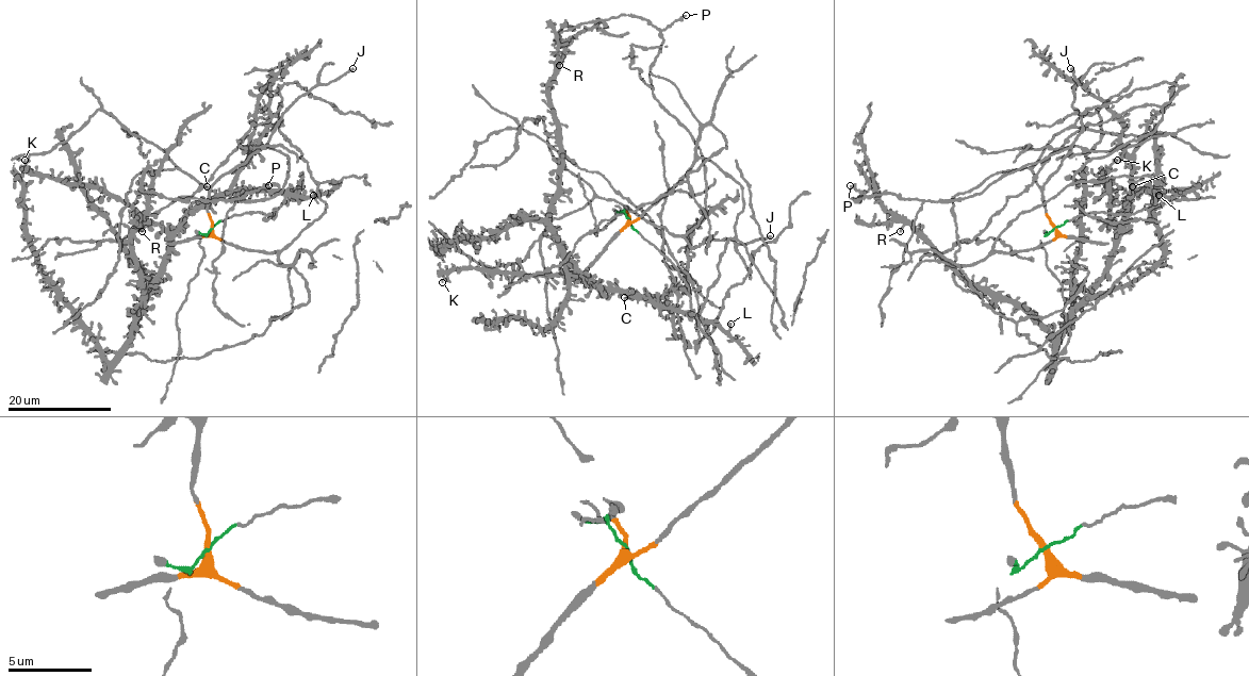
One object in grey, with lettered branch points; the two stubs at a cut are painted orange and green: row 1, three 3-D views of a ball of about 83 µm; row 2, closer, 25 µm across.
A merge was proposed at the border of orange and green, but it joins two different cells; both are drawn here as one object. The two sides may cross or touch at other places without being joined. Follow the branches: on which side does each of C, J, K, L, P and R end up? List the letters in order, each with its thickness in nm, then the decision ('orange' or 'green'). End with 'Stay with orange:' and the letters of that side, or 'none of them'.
C: 220 nm | green
J: 320 nm | orange
K: 180 nm | green
L: 240 nm | green
P: 260 nm | orange
R: 280 nm | green
Stay with orange: J, P

